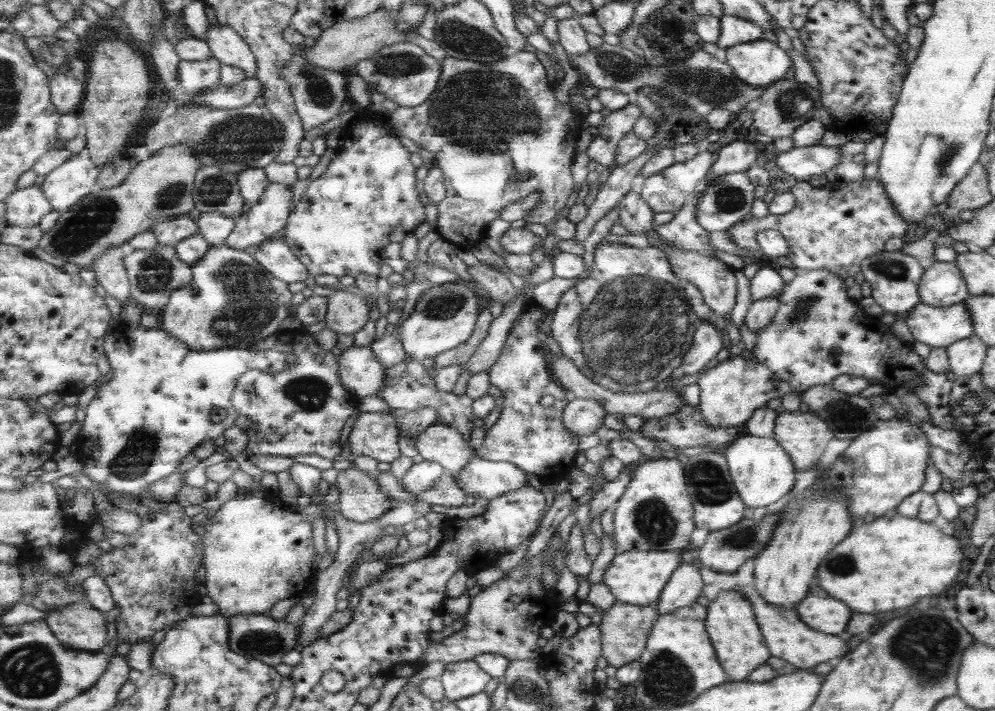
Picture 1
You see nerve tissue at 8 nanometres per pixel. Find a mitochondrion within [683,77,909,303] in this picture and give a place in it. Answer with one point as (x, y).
(789, 103)

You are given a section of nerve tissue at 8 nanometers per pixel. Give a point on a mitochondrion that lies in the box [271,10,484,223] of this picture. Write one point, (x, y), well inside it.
(395, 64)

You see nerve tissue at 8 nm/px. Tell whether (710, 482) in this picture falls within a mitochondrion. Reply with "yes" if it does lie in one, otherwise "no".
yes

